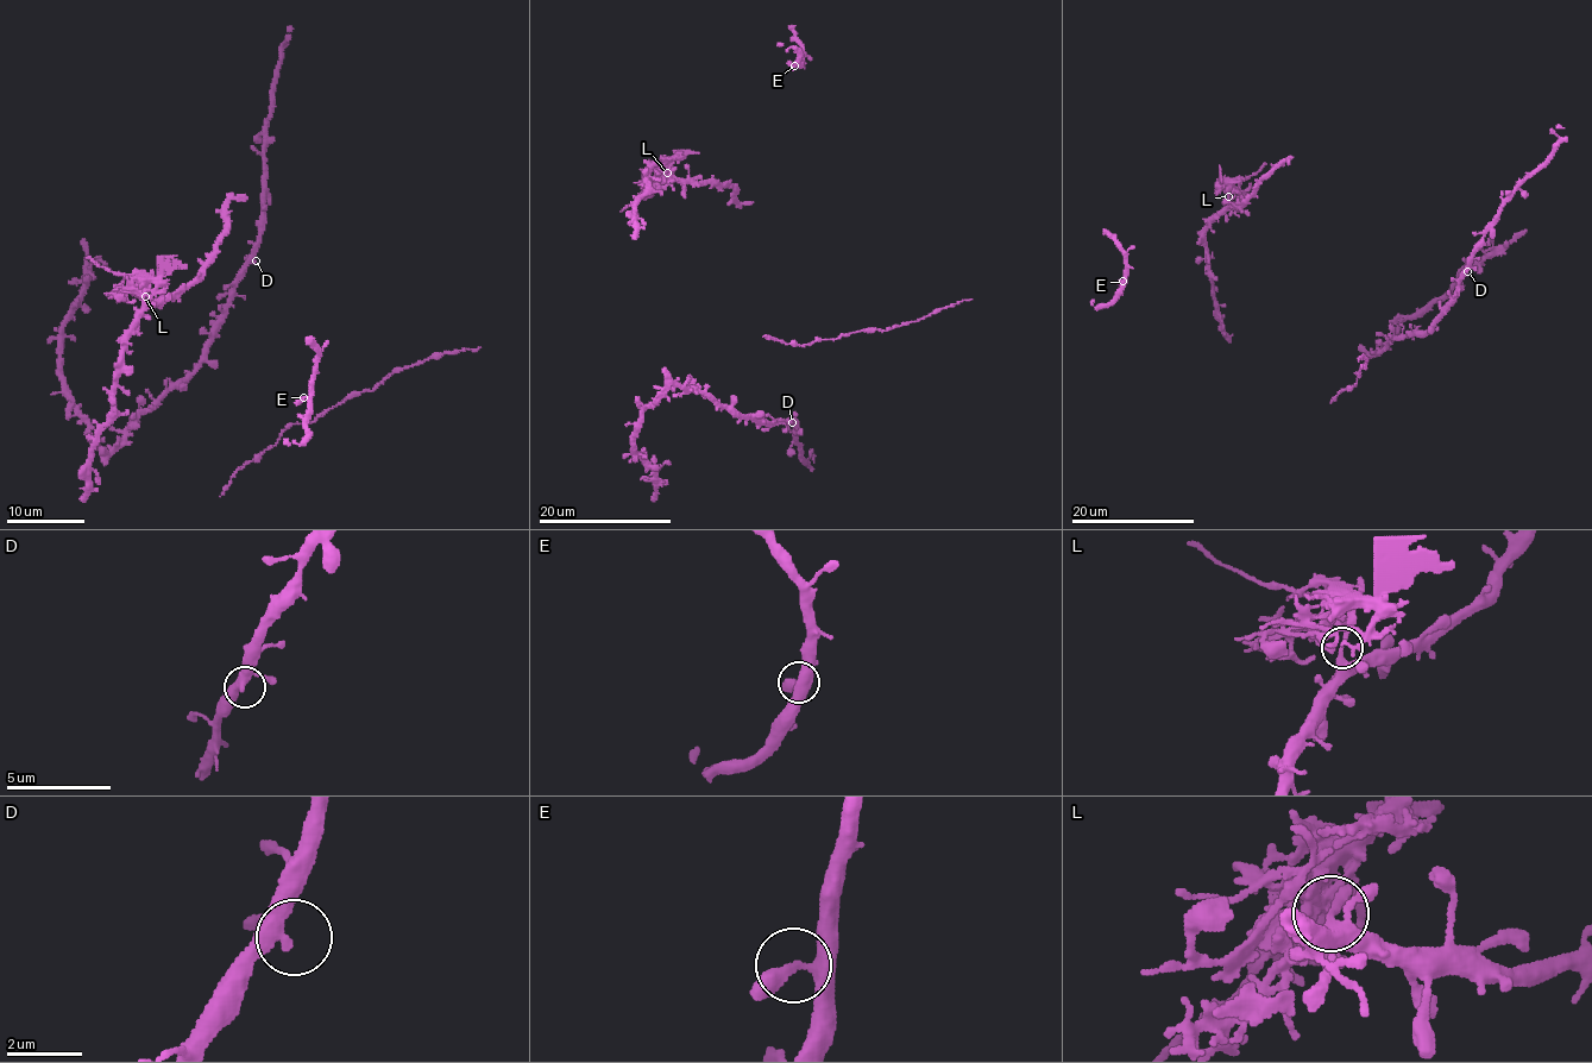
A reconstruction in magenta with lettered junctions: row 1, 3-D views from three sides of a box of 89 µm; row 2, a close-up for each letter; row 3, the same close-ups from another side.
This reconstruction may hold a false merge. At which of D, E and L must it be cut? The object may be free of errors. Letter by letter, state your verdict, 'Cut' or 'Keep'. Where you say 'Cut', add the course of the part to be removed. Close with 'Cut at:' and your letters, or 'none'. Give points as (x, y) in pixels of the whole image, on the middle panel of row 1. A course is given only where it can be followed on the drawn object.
D: Keep
E: Keep
L: Cut. Course of the part to remove: (667, 173), (668, 169), (621, 212)
Cut at: L

